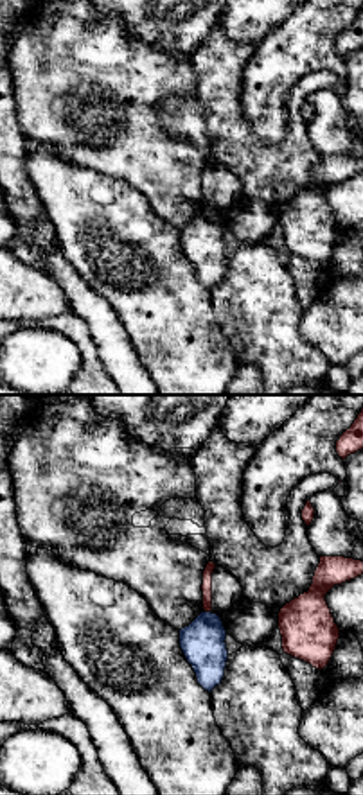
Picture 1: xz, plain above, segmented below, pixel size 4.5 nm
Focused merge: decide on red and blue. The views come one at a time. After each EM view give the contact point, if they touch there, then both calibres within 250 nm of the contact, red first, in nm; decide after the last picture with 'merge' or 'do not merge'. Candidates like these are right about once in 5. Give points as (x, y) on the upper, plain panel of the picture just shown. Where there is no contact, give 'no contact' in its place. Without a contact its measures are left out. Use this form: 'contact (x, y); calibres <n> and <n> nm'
contact (209, 209); calibres 50 and 190 nm

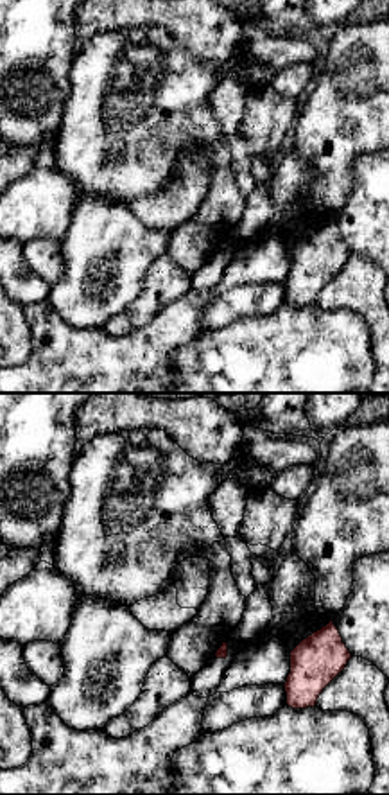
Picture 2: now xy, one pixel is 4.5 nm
no contact

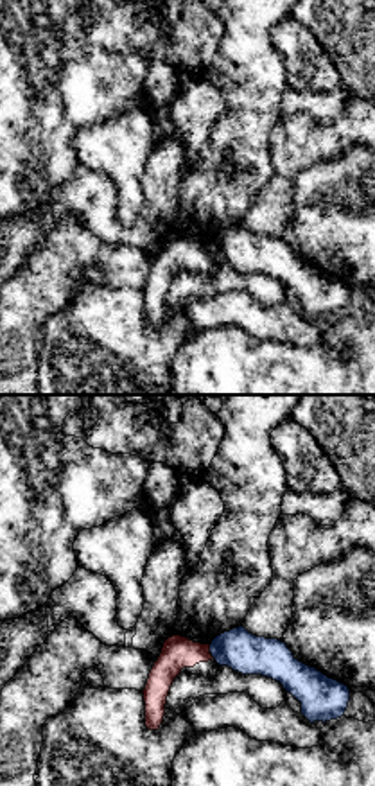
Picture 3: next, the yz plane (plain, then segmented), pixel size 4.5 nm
contact (209, 250); calibres 150 and 180 nm

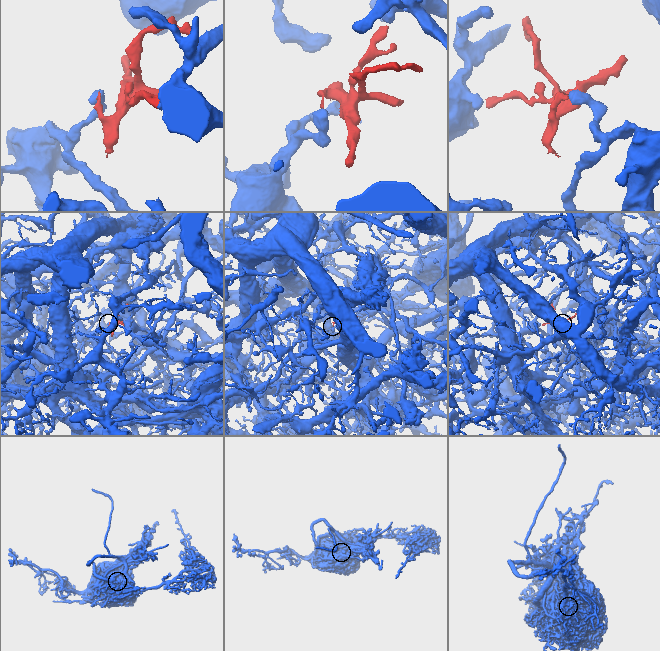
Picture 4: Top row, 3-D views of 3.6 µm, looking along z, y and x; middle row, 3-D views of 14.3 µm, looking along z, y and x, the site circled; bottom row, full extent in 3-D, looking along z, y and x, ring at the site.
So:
do not merge

